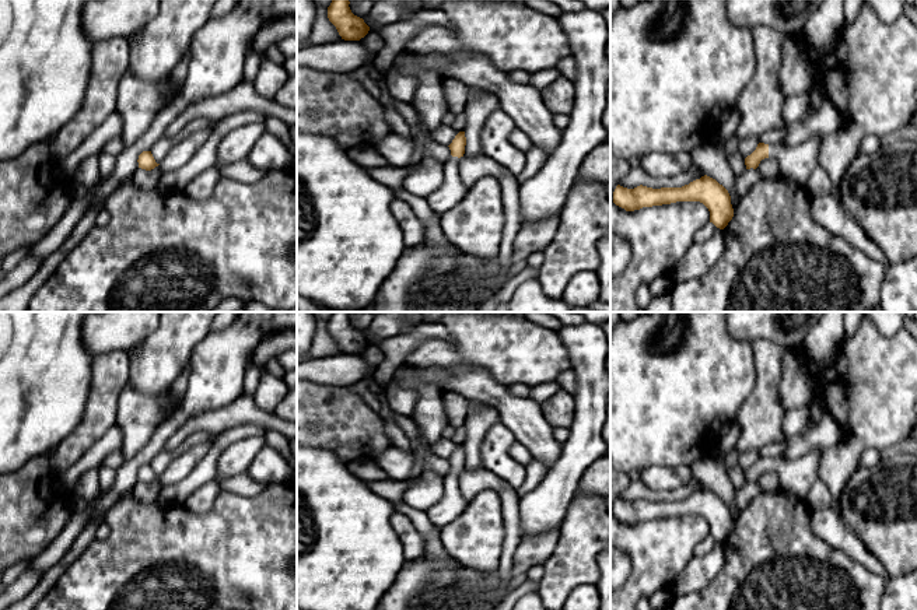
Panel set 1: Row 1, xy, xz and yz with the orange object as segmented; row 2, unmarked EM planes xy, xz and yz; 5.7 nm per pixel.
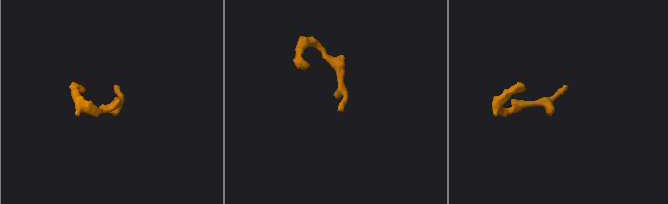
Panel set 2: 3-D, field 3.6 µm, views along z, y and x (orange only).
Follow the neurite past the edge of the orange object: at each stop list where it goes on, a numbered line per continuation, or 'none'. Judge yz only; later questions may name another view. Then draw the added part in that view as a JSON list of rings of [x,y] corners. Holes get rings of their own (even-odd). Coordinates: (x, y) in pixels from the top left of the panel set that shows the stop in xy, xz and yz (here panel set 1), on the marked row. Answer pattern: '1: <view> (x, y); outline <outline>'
1: yz (797, 162); outline [[[813,136],[795,147],[769,146],[769,157],[776,158],[780,172],[799,185],[806,187],[812,171],[818,166],[818,152],[823,136]]]

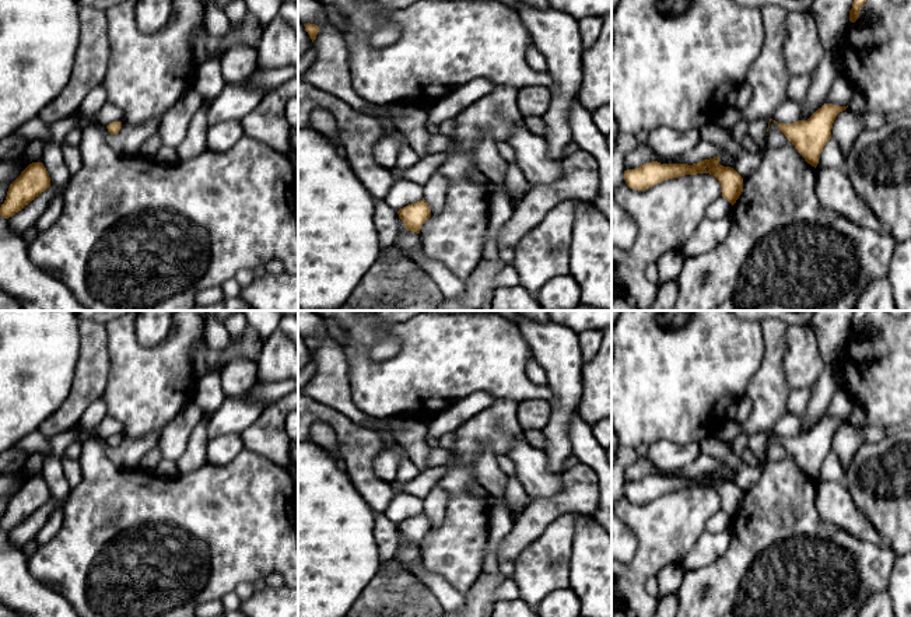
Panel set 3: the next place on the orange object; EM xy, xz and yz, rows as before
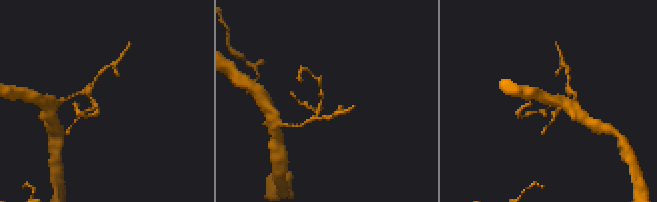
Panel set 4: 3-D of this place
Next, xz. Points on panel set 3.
none

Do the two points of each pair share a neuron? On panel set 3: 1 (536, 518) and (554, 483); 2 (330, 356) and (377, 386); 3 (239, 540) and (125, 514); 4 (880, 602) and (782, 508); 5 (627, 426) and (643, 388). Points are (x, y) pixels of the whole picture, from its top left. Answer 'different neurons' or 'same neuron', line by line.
1: different neurons
2: different neurons
3: same neuron
4: different neurons
5: same neuron

